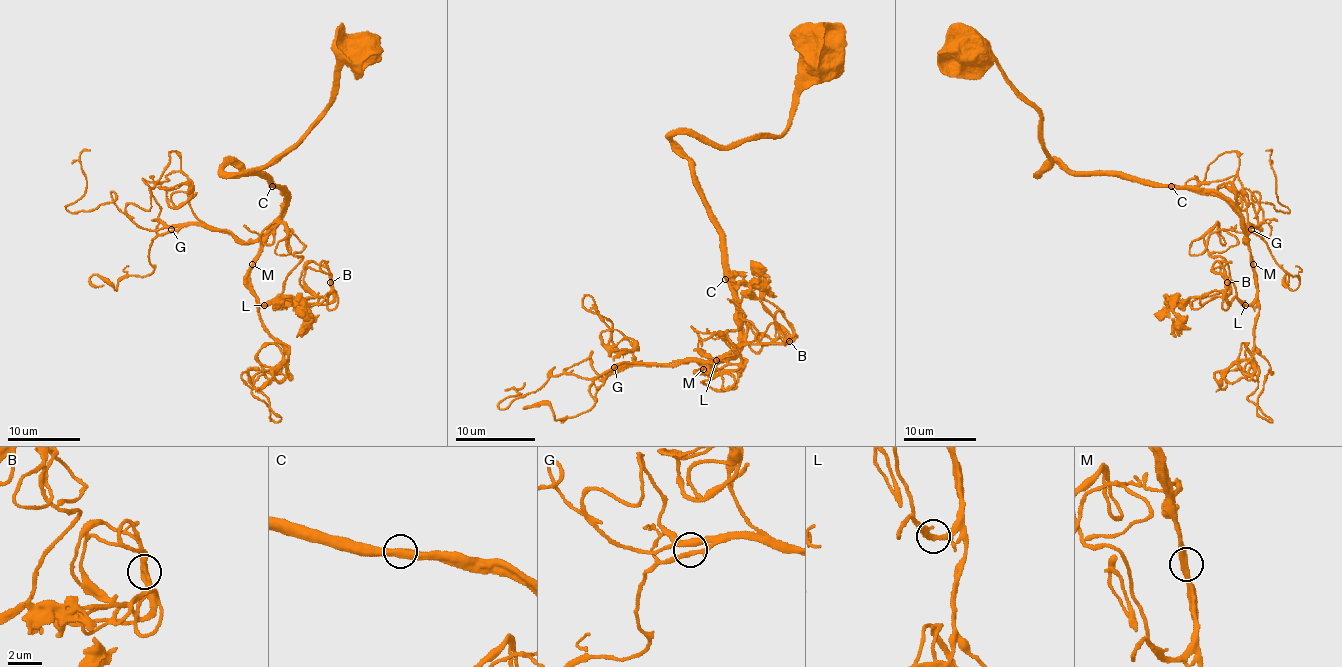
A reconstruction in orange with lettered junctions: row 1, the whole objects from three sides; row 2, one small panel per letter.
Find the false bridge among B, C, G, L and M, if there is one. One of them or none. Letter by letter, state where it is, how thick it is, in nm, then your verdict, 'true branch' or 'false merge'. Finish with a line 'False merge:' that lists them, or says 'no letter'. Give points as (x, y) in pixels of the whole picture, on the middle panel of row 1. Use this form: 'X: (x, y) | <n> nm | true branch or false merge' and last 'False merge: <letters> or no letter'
B: (789, 341) | 360 nm | true branch
C: (725, 279) | 500 nm | true branch
G: (614, 367) | 240 nm | true branch
L: (716, 360) | 360 nm | true branch
M: (703, 369) | 380 nm | true branch
False merge: no letter

